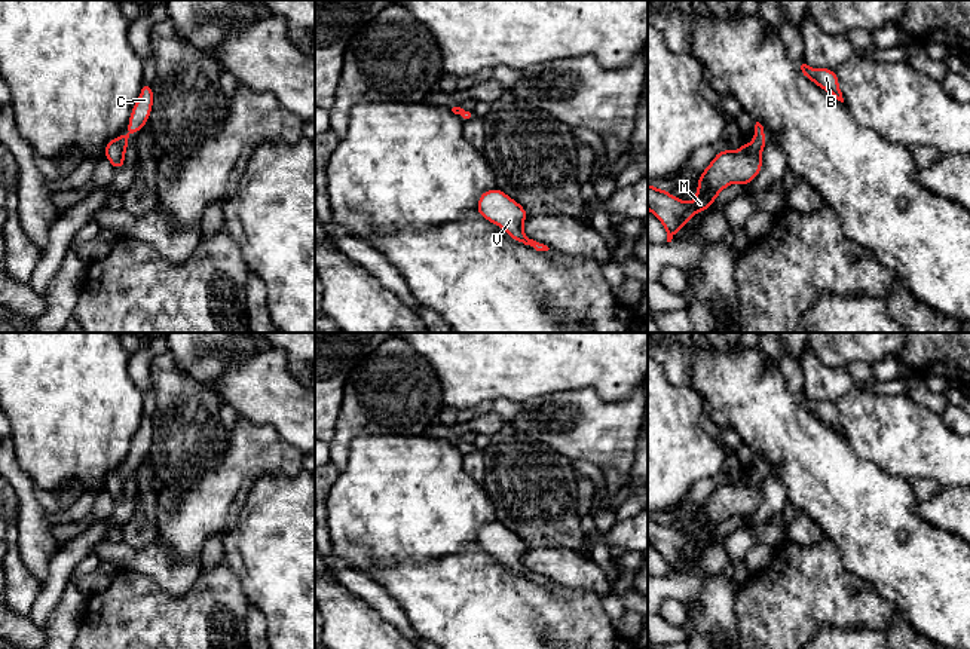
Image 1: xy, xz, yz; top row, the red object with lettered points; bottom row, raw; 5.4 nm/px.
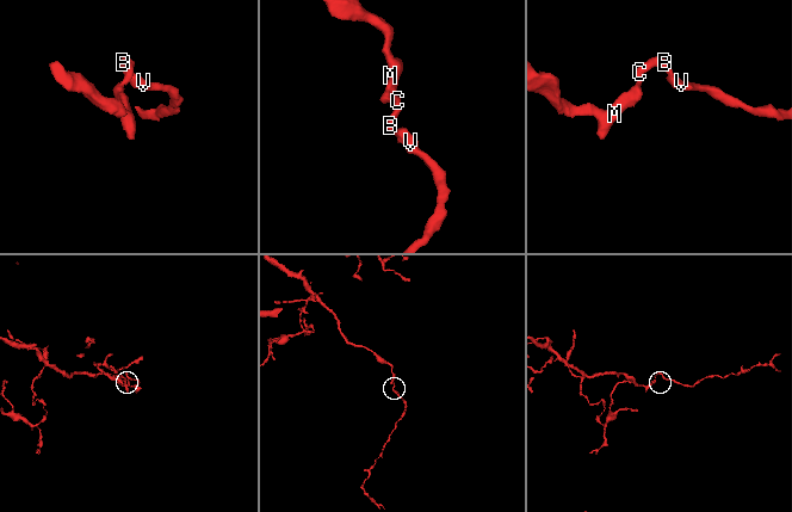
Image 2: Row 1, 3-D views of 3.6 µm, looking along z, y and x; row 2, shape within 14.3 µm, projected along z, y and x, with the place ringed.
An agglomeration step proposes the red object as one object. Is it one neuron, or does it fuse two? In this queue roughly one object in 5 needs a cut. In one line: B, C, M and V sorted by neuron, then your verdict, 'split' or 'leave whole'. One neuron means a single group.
B C M V | leave whole

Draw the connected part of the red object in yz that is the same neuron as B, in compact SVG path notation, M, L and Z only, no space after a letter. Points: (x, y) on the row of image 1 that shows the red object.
M807 64L801 65L804 76L807 76L813 83L833 95L838 101L844 102L842 92L839 88L838 76L830 68L811 68Z

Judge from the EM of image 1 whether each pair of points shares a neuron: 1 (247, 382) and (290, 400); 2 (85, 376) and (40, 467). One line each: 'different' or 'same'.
1: same
2: same

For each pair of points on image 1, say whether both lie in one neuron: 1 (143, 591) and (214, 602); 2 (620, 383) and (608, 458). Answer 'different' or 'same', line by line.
1: same
2: different

